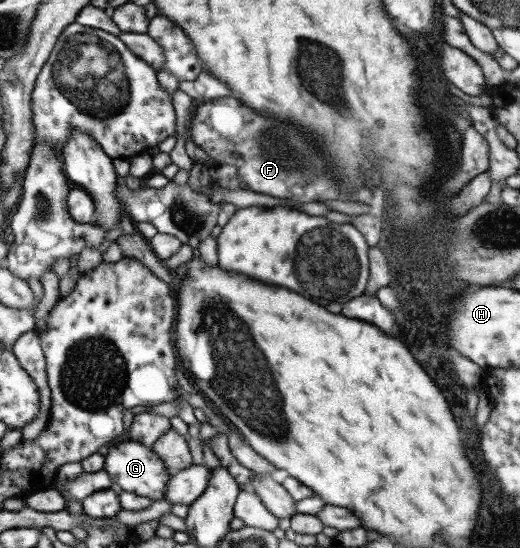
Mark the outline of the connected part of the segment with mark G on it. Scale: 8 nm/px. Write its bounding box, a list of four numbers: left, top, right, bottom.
[103,438,170,501]

